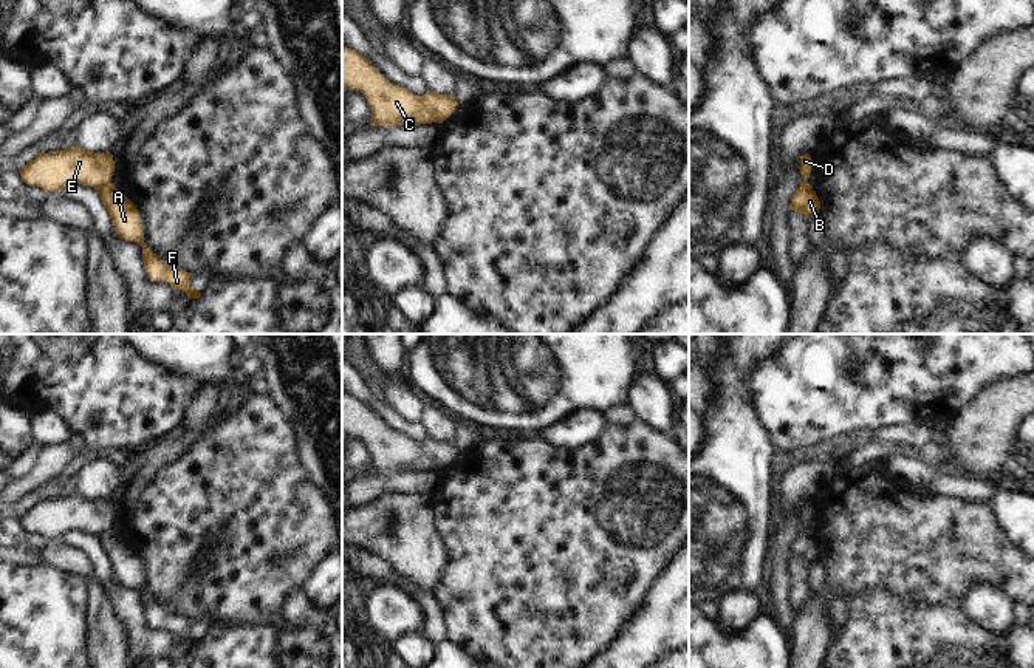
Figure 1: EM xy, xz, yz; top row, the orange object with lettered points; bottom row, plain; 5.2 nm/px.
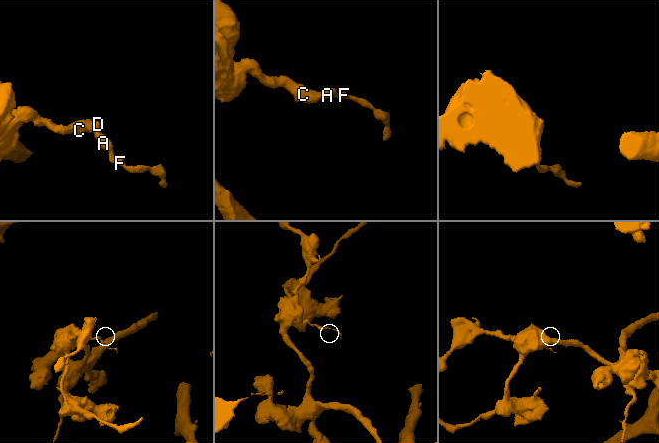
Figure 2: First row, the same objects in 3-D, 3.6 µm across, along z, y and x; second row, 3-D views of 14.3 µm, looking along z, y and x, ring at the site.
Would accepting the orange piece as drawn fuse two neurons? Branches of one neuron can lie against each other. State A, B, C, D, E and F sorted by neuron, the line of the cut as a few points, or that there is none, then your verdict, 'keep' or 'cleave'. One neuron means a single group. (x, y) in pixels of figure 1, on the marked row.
groups A B F / C D E; cut xy (109, 180), (96, 189); cleave

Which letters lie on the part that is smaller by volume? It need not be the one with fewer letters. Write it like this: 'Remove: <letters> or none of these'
Remove: A, B, F

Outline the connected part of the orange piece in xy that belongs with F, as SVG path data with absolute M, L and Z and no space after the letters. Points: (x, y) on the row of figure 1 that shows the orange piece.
M111 181L96 190L111 216L111 224L116 227L119 238L135 241L142 247L142 263L149 278L152 281L166 281L173 289L186 292L189 298L200 298L201 292L193 291L190 286L189 272L183 268L166 264L146 246L142 221L136 206Z

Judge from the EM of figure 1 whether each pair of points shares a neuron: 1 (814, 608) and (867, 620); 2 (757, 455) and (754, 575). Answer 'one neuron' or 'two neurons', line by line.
1: two neurons
2: one neuron

